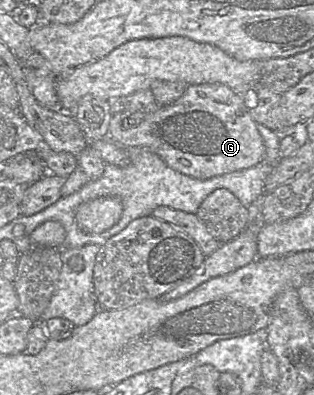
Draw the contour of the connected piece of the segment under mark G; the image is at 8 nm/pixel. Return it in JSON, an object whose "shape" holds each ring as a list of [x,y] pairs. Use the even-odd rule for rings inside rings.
{"shape":[[[220,83],[190,85],[177,101],[160,106],[152,113],[116,113],[110,123],[109,137],[124,148],[148,148],[173,170],[200,180],[257,166],[265,157],[265,145],[258,123],[247,111],[242,96]]]}

